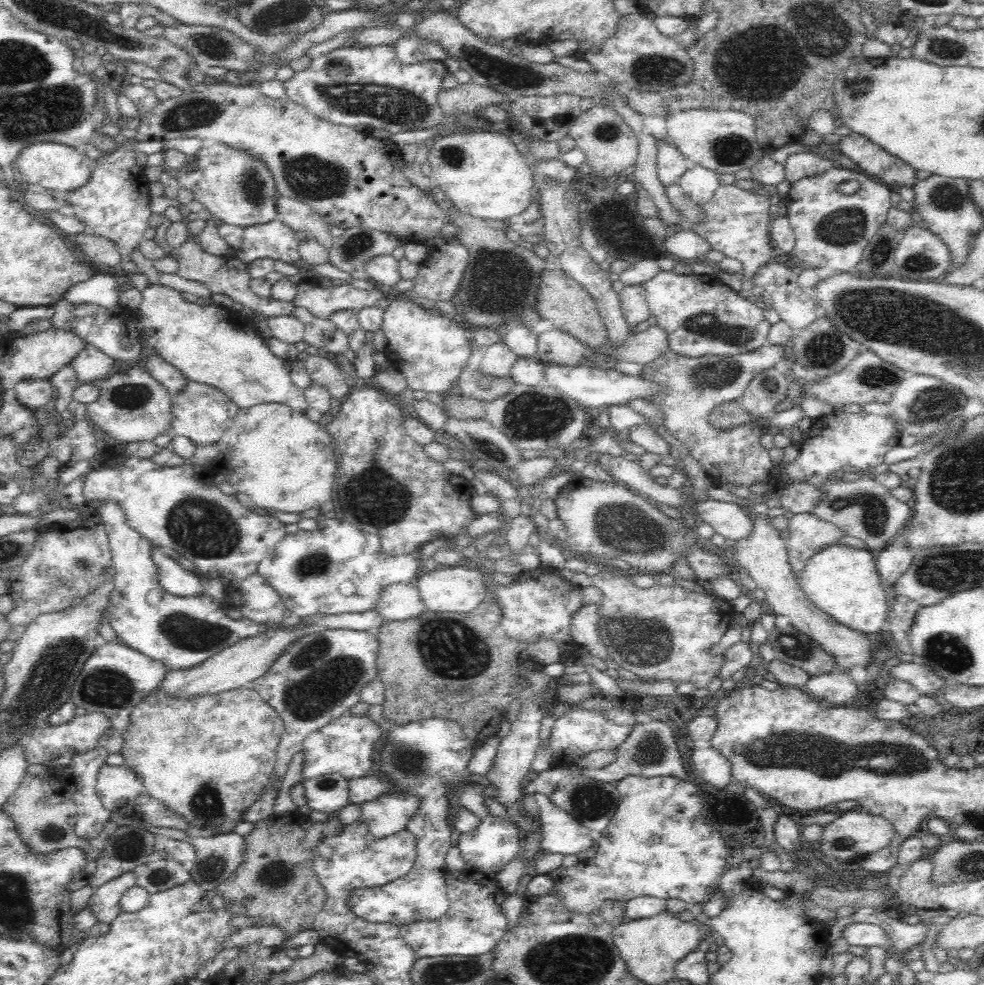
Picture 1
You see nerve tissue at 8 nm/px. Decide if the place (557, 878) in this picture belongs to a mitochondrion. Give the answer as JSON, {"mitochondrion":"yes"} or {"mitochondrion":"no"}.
{"mitochondrion":"no"}

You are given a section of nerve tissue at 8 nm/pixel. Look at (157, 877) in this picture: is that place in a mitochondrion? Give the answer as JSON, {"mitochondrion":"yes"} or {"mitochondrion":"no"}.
{"mitochondrion":"yes"}

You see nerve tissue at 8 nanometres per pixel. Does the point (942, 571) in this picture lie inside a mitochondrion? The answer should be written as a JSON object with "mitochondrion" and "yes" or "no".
{"mitochondrion":"yes"}

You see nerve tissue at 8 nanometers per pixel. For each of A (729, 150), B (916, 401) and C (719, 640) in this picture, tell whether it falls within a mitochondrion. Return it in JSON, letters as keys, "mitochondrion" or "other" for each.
{"A":"mitochondrion","B":"mitochondrion","C":"other"}

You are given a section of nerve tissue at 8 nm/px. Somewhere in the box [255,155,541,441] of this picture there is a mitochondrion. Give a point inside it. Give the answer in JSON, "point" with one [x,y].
{"point":[488,294]}

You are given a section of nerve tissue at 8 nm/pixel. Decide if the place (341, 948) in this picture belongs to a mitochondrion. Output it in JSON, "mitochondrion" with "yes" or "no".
{"mitochondrion":"no"}

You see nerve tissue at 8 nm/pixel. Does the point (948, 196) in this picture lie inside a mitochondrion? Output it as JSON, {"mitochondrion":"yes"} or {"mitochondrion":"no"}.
{"mitochondrion":"yes"}

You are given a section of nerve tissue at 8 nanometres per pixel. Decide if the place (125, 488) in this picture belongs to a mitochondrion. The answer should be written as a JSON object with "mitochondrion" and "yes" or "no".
{"mitochondrion":"no"}

